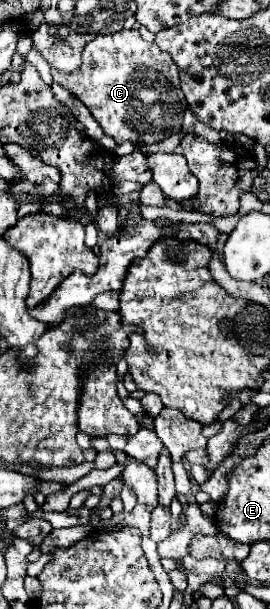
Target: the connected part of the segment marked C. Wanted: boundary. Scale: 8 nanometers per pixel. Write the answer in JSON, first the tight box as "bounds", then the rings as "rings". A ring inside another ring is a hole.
{"bounds":[51,30,187,144],"rings":[[[121,30],[115,34],[97,36],[93,42],[89,42],[85,46],[83,66],[77,72],[65,74],[59,70],[51,70],[51,74],[57,84],[67,88],[71,94],[75,94],[91,110],[91,114],[101,124],[101,128],[109,136],[113,136],[117,140],[117,144],[123,144],[127,140],[141,142],[141,144],[155,144],[155,142],[161,142],[163,138],[141,138],[141,136],[147,132],[157,132],[157,134],[163,132],[163,136],[171,136],[181,130],[187,102],[185,102],[185,96],[179,88],[179,72],[175,68],[175,62],[171,60],[171,56],[167,56],[167,52],[157,48],[155,42],[145,42],[137,30]],[[131,112],[143,112],[145,128],[141,132],[137,132],[137,128],[129,126],[127,120],[129,120]]]}

